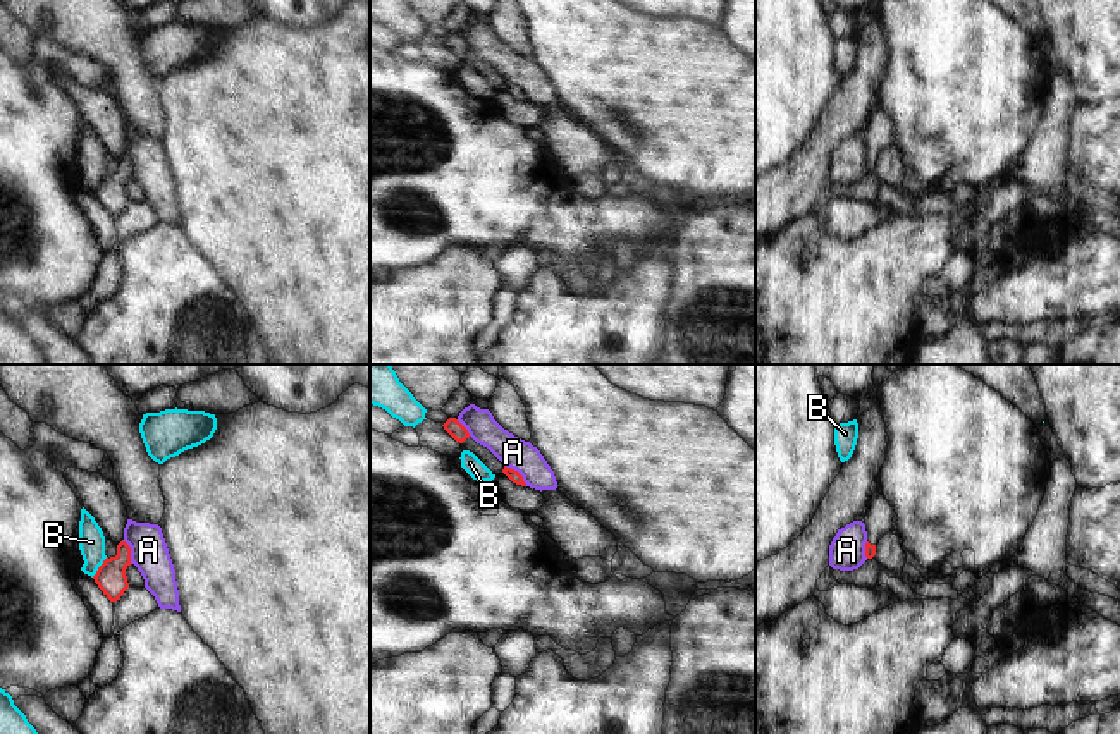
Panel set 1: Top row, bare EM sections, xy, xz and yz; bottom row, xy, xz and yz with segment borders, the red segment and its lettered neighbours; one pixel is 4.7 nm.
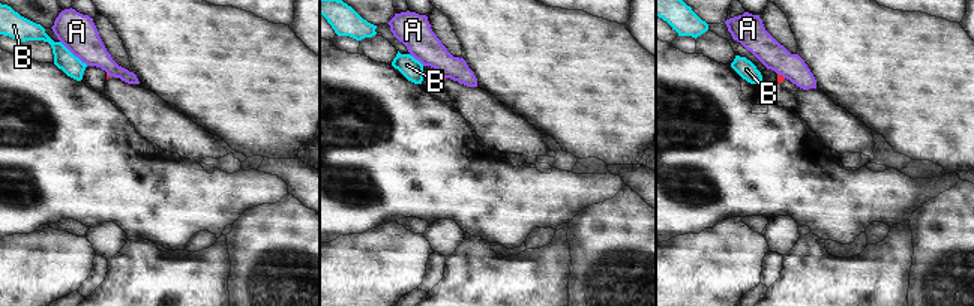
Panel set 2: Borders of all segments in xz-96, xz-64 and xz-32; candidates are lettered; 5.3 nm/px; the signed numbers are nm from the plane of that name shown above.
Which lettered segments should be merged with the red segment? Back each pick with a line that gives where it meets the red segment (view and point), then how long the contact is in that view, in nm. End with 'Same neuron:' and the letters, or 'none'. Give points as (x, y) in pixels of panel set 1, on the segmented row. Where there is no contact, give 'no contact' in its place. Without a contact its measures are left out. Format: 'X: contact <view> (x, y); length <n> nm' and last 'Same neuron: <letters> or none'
Same neuron: none

